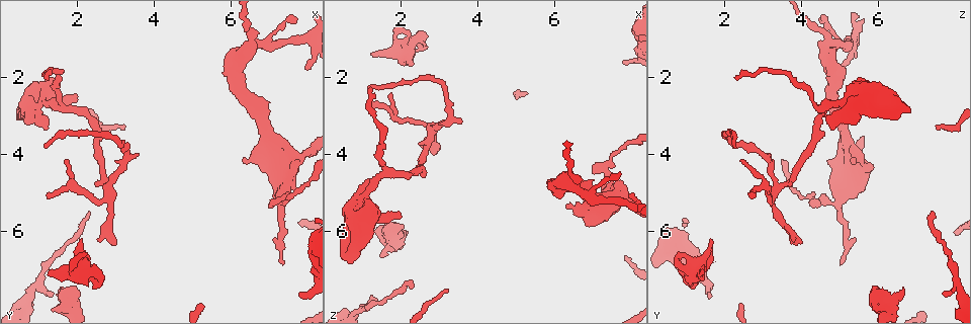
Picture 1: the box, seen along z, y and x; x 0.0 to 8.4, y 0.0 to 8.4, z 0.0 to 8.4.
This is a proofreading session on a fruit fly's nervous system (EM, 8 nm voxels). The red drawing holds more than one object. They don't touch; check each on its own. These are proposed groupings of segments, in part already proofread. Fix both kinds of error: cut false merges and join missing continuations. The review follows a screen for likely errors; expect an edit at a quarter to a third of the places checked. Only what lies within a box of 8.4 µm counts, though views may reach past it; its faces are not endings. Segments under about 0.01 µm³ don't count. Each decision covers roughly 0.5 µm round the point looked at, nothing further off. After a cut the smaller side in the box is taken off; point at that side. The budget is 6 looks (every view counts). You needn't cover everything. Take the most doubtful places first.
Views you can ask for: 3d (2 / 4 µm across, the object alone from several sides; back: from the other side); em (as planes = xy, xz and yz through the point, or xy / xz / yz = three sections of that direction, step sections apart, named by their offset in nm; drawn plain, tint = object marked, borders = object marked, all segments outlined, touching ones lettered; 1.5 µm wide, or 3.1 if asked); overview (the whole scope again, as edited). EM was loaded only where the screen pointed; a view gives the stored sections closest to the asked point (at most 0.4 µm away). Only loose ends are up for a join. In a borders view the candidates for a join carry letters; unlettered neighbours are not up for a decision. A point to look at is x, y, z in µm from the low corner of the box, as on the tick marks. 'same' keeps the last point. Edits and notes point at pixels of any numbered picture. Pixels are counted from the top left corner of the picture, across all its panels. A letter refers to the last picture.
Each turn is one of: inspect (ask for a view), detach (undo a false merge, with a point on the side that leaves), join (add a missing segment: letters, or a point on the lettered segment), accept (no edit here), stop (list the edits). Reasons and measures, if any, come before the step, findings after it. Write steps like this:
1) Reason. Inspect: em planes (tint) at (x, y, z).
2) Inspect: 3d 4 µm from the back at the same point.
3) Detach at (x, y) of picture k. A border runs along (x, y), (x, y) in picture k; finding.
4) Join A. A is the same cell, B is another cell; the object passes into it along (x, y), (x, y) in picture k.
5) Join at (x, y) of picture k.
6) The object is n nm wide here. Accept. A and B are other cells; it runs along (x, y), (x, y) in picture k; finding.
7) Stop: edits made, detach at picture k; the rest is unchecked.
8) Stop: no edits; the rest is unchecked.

Branch stops here. Inspect: 3d 2 µm at (2.35, 7.55, 1.20).

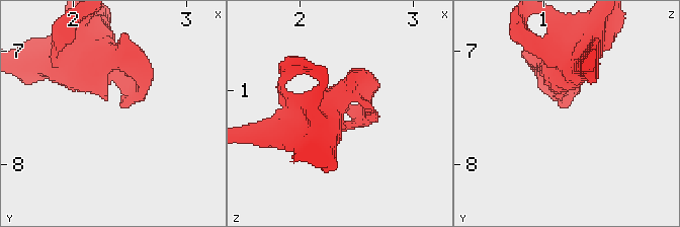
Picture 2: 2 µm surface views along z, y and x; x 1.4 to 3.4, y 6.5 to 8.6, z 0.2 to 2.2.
Now the EM. Inspect: em planes (tint) at (2.42, 7.52, 1.18).

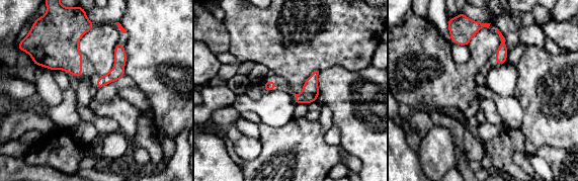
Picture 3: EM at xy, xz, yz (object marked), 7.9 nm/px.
Inspect: em planes (borders) at the same point.

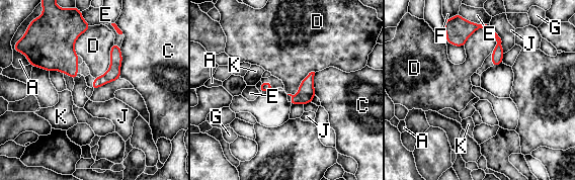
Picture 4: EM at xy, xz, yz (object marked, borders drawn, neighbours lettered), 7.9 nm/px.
Accept. A, C, D, E, F, G, J and K are other cells; it runs along (115, 47), (114, 69), (94, 86) in picture 4; no lettered segment goes on from it.

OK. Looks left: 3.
Free end. Inspect: 3d 4 µm from the back at (1.30, 2.05, 2.25).

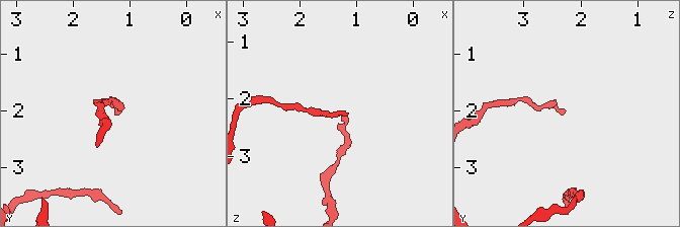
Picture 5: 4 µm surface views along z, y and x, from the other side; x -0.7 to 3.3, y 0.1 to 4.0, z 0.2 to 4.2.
Inspect: em planes (tint) at (1.25, 2.05, 2.30).

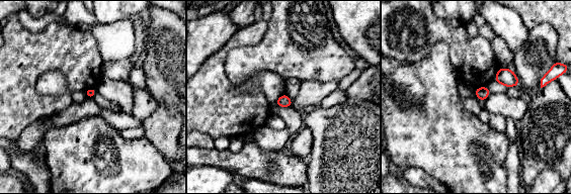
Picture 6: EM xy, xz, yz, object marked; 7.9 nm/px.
What lies round it. Inspect: em planes (borders) at the same point.

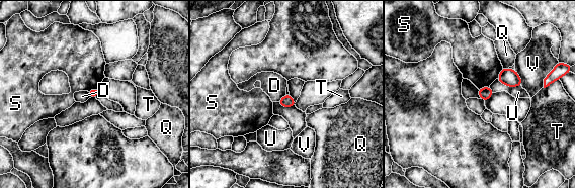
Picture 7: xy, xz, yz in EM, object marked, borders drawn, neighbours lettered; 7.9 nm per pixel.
Accept. D, Q, S, T, U and V are other cells; none of them fits.

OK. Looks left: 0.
Stop: no edits; the rest is unchecked.

